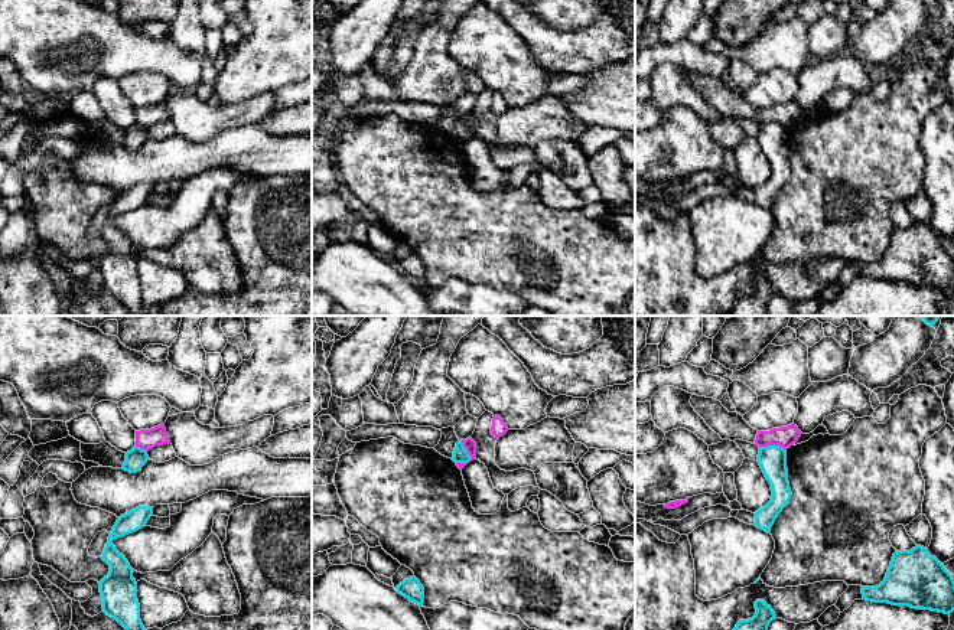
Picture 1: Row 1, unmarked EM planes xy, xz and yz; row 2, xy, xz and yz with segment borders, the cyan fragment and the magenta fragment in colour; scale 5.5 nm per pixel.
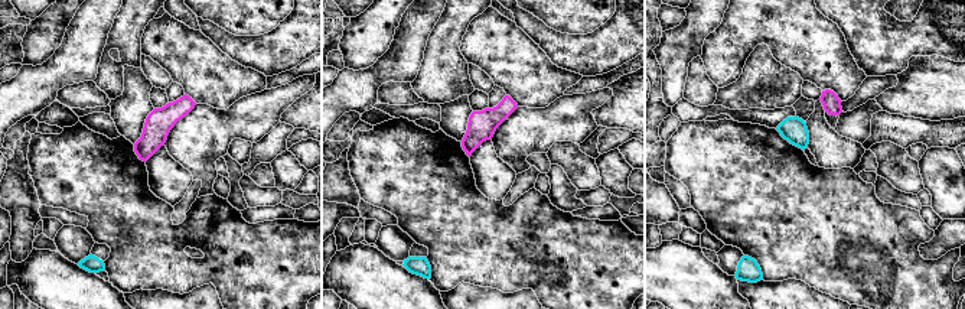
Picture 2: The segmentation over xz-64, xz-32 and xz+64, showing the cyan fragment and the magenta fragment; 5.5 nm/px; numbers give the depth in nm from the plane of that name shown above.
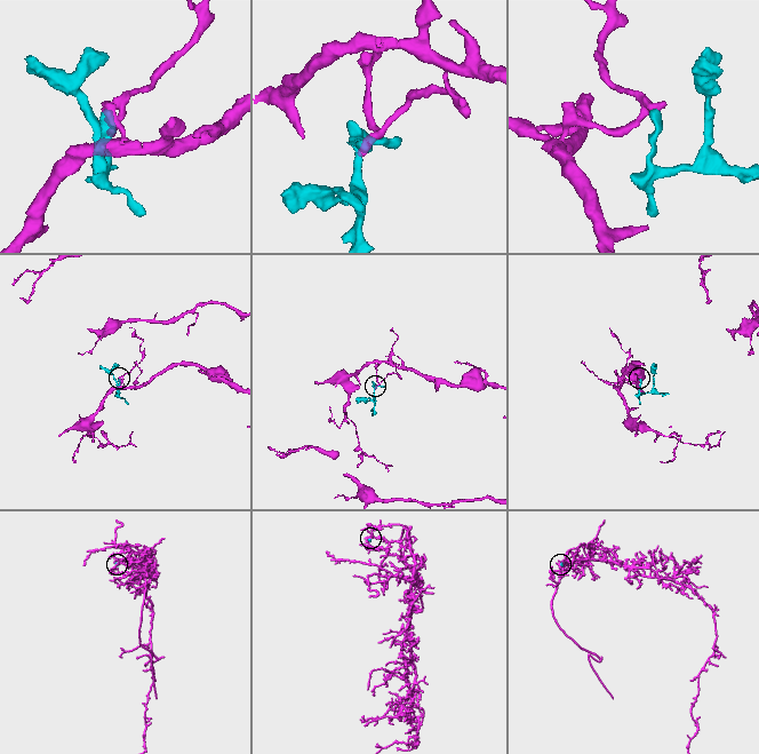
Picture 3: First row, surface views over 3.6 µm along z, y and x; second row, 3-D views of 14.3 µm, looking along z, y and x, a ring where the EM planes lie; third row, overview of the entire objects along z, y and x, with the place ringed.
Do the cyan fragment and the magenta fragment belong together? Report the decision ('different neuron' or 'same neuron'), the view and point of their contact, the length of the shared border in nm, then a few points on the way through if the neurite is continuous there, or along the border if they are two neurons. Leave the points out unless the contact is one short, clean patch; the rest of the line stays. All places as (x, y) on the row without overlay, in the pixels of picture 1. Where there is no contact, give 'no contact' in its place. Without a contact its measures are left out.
different neuron; meets cyan in yz at (772, 123); contact 150 nm long; border along yz (759, 123), (780, 123), (784, 127)

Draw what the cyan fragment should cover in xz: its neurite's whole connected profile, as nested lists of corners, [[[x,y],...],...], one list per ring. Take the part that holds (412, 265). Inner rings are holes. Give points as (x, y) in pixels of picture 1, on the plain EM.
[[[410,254],[395,264],[397,270],[410,278],[423,283],[424,265],[416,254]]]

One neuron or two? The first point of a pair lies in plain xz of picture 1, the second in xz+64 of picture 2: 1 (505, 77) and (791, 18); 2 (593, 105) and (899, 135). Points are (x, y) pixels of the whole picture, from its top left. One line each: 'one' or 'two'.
1: one
2: two

